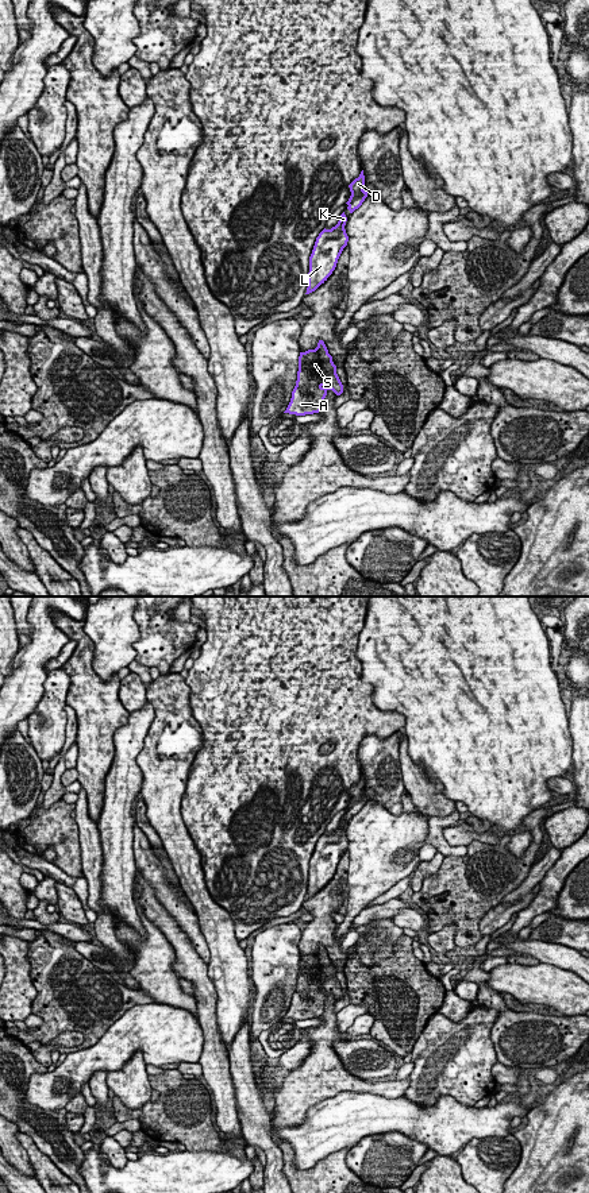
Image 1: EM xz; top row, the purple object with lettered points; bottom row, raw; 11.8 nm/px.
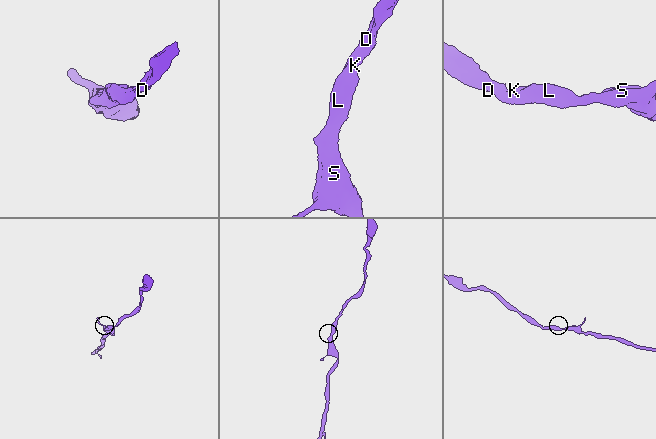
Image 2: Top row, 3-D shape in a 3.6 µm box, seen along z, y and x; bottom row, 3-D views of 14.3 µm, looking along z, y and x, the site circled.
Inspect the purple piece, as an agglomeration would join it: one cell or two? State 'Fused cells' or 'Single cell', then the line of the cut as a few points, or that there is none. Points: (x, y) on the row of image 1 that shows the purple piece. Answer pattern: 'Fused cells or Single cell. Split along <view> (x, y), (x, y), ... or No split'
Single cell. No split

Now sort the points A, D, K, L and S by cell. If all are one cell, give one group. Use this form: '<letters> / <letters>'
A D K L S

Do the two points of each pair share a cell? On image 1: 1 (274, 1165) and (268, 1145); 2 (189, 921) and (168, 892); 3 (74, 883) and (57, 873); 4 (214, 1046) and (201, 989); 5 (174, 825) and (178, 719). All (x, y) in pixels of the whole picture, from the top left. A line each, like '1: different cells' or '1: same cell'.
1: same cell
2: same cell
3: same cell
4: same cell
5: same cell

